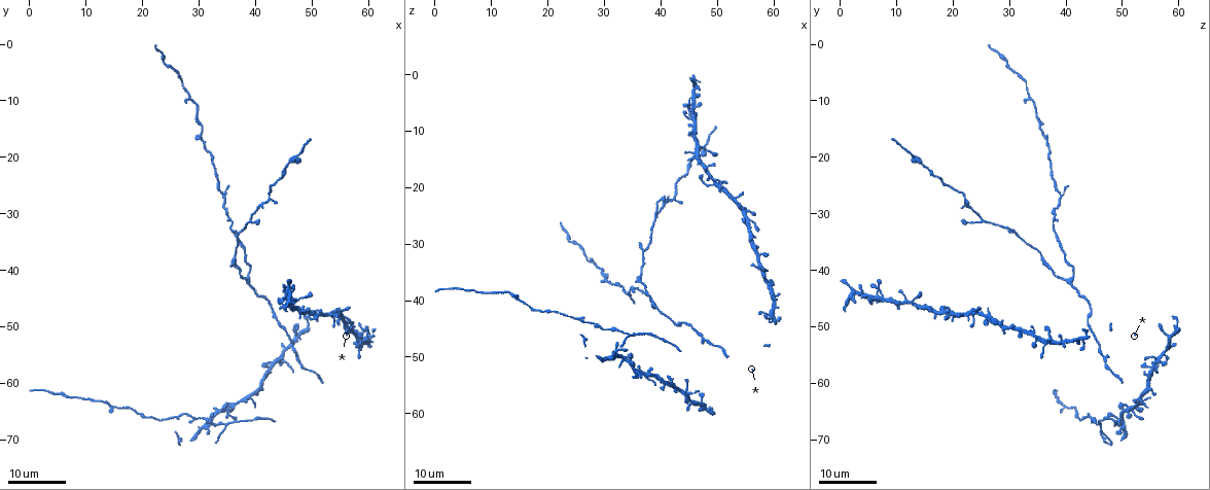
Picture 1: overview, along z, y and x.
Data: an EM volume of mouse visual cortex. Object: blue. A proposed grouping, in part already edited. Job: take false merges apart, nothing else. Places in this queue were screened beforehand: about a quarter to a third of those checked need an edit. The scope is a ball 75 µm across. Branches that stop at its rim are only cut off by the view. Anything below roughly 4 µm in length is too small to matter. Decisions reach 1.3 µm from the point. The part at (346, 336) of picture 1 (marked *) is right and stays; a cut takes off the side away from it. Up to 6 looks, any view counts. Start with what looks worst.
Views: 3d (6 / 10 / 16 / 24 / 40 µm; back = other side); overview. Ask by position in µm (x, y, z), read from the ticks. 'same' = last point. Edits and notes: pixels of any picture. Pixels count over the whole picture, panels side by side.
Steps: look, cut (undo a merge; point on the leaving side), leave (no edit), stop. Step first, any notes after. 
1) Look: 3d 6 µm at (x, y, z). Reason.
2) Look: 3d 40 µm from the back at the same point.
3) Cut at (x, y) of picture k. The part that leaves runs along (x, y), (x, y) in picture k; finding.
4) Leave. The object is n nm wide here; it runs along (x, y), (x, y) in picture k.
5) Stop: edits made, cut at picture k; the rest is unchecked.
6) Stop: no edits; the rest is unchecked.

Look: 3d 16 µm at (39.0, 41.5, 40.0). Arms part here.

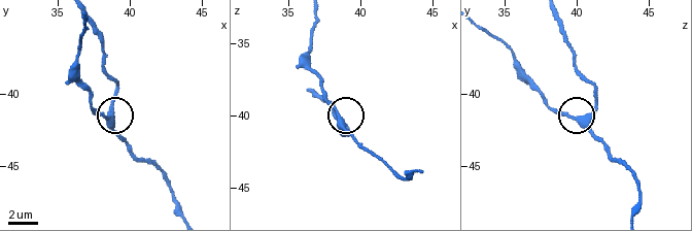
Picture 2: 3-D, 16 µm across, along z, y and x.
Look: 3d 10 µm at (38.4, 41.8, 40.4).

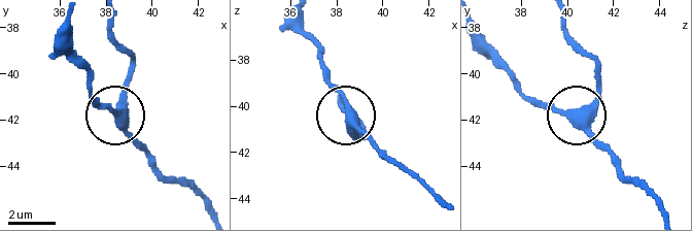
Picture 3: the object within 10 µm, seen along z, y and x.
Leave. The object is 350 nm wide here; it runs along (444, 200), (405, 172), (351, 119), (323, 68) in picture 3; one neuron here.

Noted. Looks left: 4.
Look: 3d 24 µm at (28.5, 66.0, 44.0). Sudden change in width.

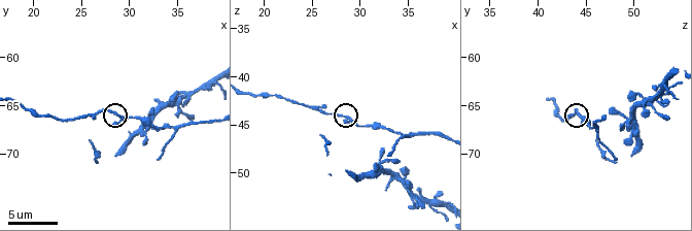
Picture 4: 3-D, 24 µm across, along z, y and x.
Look: 3d 6 µm at (28.6, 65.6, 44.4). Closer look.

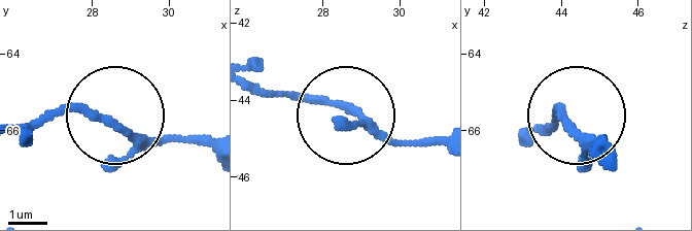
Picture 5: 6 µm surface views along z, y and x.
Leave. The object is 180 nm wide here; one neuron here.

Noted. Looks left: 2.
Look: 3d 16 µm at (24.0, 3.5, 29.5). A narrow waist.

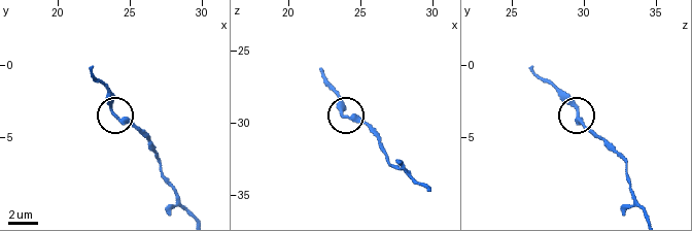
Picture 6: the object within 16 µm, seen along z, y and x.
Look: 3d 10 µm at (24.0, 3.6, 29.6). Closer look.

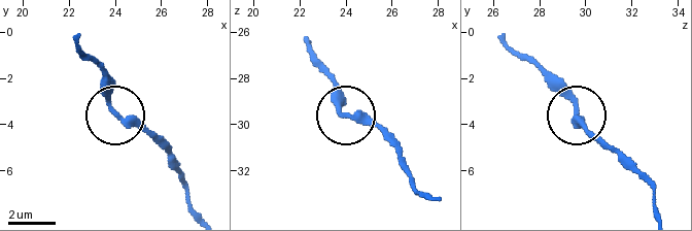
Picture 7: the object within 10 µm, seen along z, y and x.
Leave. It runs along (199, 212), (170, 159), (114, 111), (101, 61) in picture 7; one neuron here.

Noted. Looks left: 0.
Stop: no edits; the rest is unchecked.

